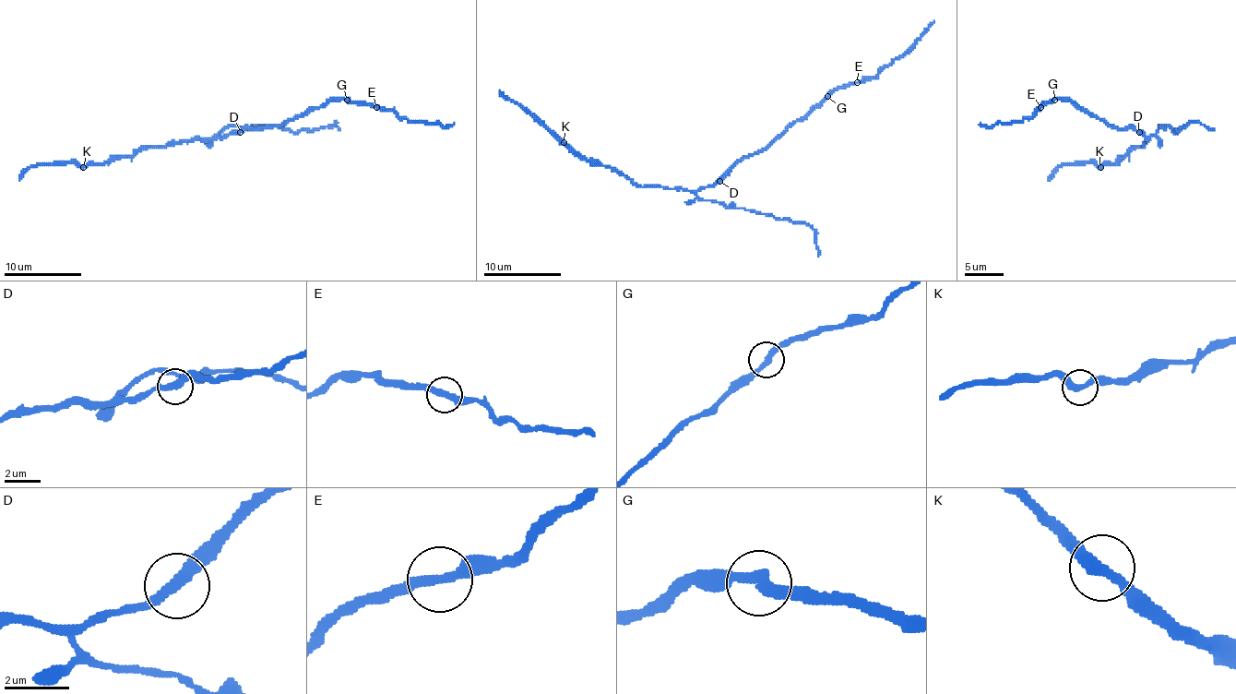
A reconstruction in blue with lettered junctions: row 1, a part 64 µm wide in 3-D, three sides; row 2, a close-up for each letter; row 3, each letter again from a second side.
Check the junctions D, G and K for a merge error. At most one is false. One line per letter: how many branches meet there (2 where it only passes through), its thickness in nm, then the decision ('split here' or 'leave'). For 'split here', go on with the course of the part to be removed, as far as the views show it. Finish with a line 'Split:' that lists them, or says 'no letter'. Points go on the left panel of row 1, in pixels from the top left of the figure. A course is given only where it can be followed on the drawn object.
D: branches 2; calibre 320 nm; leave
G: branches 2; calibre 320 nm; leave
K: branches 2; calibre 320 nm; leave
Split: no letter

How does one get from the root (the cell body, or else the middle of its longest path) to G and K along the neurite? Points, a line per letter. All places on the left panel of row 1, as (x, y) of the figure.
G: (243, 128), (282, 126), (316, 107), (325, 107), (330, 101), (348, 100)
K: (243, 128), (217, 140), (147, 146), (131, 155), (83, 167)

